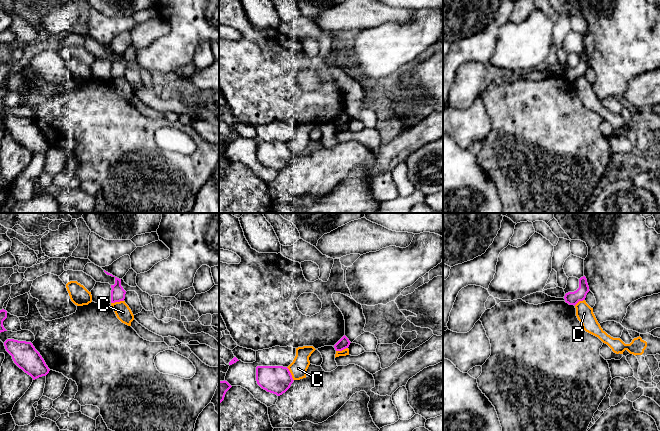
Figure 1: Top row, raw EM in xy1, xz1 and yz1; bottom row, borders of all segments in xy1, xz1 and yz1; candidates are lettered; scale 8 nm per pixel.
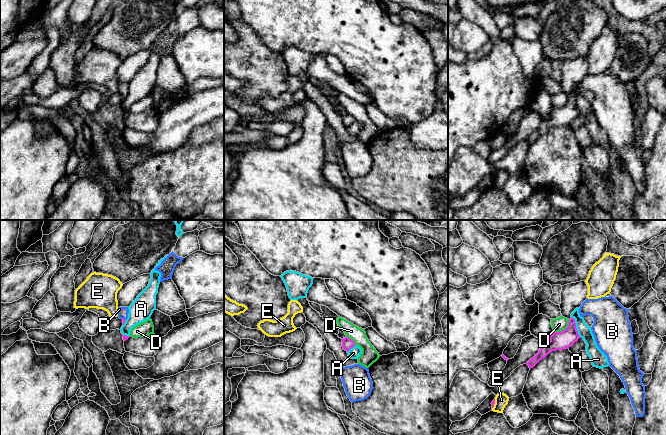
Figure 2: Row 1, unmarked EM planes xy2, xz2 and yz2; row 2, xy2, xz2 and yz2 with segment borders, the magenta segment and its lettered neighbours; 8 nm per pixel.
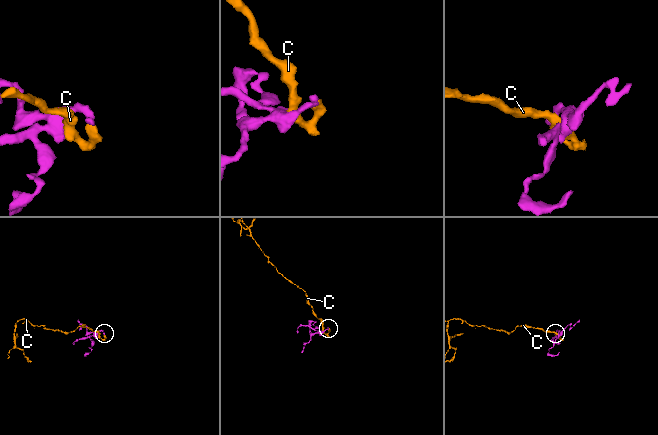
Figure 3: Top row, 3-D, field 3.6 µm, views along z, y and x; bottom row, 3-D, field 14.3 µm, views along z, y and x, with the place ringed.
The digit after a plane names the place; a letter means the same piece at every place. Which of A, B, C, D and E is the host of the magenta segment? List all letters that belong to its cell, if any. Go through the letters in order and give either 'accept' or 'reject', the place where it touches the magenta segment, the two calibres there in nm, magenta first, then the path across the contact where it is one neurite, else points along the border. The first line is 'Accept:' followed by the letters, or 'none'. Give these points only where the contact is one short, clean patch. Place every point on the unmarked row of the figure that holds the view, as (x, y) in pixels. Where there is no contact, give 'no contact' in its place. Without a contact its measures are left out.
Accept: B
A: reject; meets magenta in yz2 at (575, 102); 140 nm thick on the magenta side, 110 nm on the other; border along yz2 (571, 93), (574, 95), (575, 104), (580, 112)
B: accept; meets magenta in xy2 at (124, 95); 20 nm thick on the magenta side, 80 nm on the other; runs through xy2 (124, 96), (124, 95), (123, 88)
C: reject; meets magenta in xz1 at (290, 150); 220 nm thick on the magenta side, 140 nm on the other
D: reject; meets magenta in yz2 at (565, 105); 140 nm thick on the magenta side, 120 nm on the other; border along yz2 (569, 95), (568, 101), (564, 105), (554, 108)
E: reject; meets magenta in yz2 at (494, 179); 30 nm thick on the magenta side, 110 nm on the other; border along yz2 (495, 175), (492, 184)

